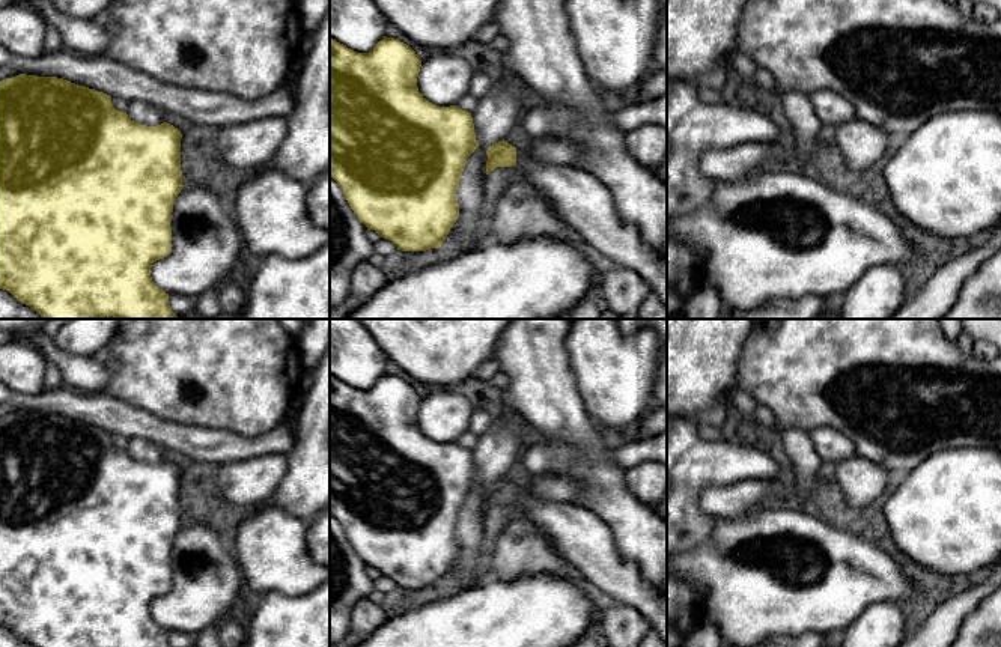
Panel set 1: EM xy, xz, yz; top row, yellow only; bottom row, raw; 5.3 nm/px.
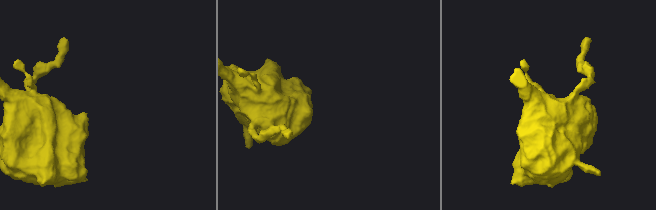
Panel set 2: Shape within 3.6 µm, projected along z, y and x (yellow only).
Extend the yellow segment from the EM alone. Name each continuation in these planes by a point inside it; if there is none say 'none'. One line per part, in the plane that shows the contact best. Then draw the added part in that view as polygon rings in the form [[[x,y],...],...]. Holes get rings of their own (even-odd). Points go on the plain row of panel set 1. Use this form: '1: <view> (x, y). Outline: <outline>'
1: xz (586, 542). Outline: [[[516,486],[516,504],[521,507],[522,516],[543,530],[552,548],[561,554],[570,566],[577,567],[589,582],[617,603],[631,606],[644,615],[652,624],[652,629],[655,629],[667,644],[667,593],[650,585],[643,578],[638,566],[617,551],[613,533],[602,519],[581,506],[543,501],[527,486]]]

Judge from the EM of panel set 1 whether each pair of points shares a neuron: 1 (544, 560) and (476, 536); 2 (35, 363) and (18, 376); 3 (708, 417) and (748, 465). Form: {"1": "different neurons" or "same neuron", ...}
{"1": "different neurons", "2": "same neuron", "3": "different neurons"}

